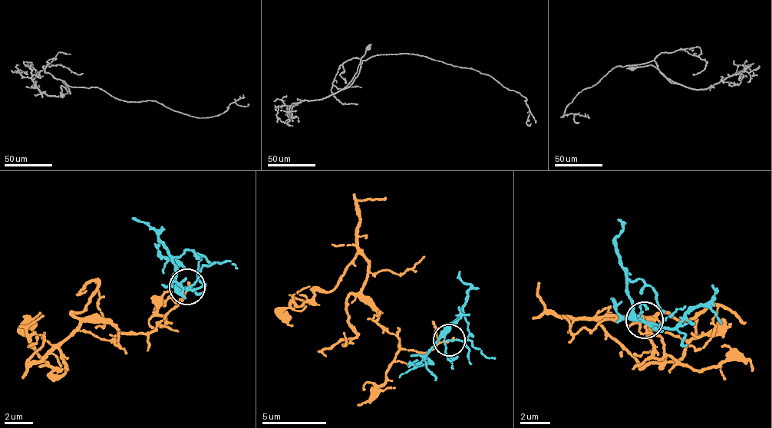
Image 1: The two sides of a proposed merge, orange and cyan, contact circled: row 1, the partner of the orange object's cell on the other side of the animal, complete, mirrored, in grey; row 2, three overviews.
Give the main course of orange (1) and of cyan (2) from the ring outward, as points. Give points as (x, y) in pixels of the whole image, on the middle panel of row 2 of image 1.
1: (451, 339), (427, 351), (400, 347), (361, 293), (367, 261), (355, 255), (336, 285), (282, 314), (292, 324)
2: (448, 338), (449, 324), (466, 304), (471, 289), (461, 270)

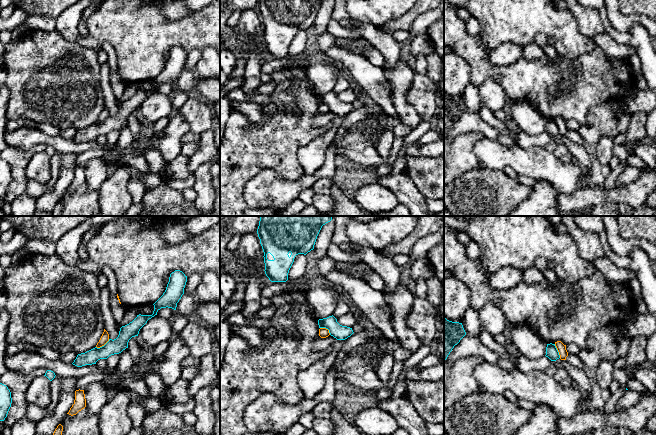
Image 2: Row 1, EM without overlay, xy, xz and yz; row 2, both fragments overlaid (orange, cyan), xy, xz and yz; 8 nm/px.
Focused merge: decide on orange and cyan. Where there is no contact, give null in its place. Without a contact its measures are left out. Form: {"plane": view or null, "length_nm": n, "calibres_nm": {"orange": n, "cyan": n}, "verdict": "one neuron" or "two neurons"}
{"plane": "xy", "length_nm": 130, "calibres_nm": {"orange": 70, "cyan": 120}, "verdict": "two neurons"}

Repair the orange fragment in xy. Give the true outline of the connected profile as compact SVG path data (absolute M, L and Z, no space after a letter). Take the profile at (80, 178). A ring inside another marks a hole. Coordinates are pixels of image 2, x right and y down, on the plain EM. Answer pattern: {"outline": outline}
{"outline": "M80 165L76 166L74 180L72 181L67 190L71 192L76 191L79 187L81 187L85 183L86 183L86 175L85 175L84 166Z"}

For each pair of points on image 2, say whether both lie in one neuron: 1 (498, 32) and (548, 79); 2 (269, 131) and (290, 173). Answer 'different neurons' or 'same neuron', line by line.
1: different neurons
2: same neuron

